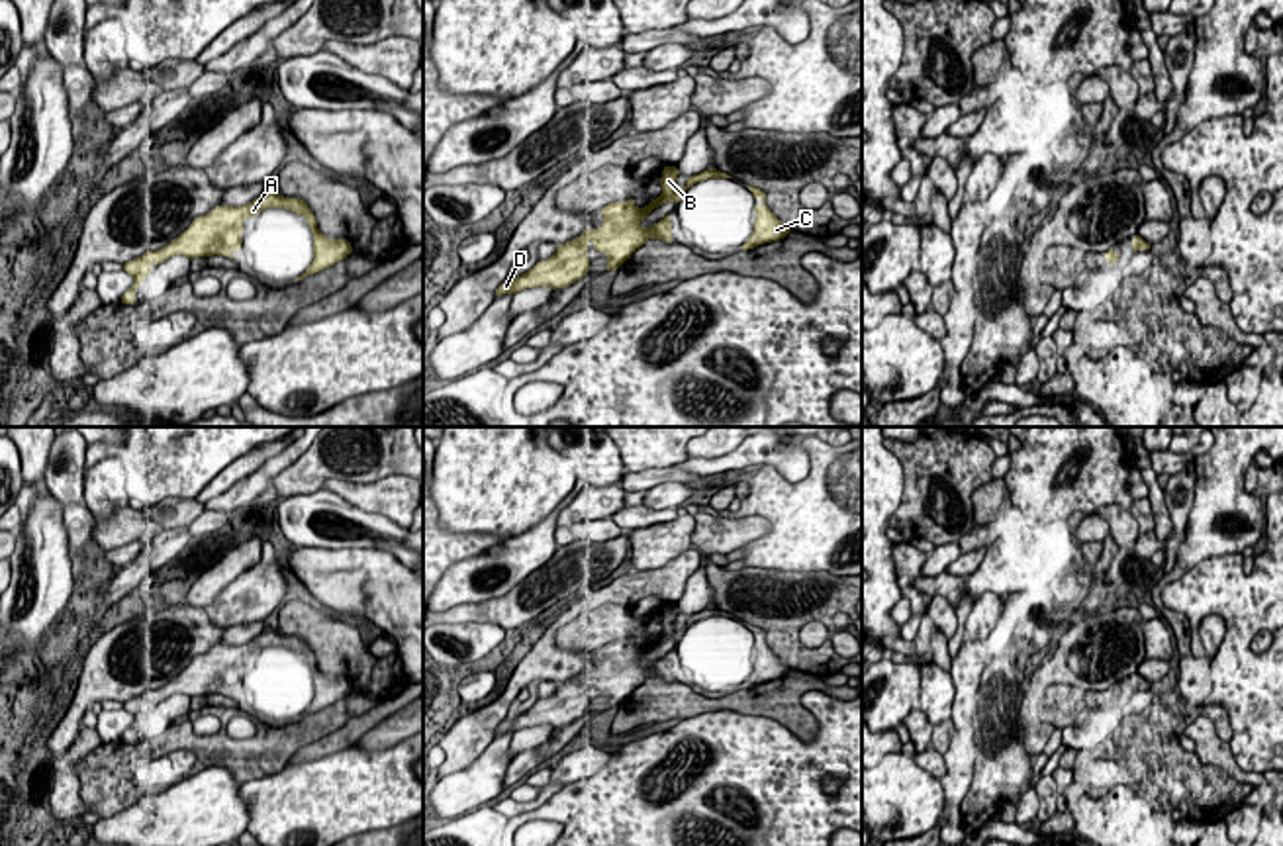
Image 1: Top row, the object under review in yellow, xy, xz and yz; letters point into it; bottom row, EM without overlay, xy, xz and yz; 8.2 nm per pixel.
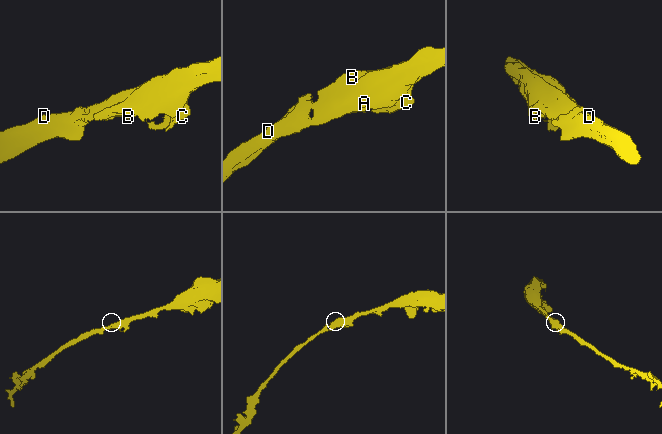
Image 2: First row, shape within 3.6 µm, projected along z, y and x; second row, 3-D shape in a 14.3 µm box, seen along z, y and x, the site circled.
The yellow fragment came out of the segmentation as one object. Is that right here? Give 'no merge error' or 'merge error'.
no merge error

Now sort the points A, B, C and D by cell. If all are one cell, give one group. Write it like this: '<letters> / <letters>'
A B C D

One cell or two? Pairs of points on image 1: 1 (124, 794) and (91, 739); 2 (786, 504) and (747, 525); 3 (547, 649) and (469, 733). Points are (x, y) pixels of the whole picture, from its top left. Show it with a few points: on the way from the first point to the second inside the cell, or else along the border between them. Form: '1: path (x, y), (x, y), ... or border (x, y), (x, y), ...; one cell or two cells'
1: border (102, 743), (75, 766), (79, 790); two cells
2: border (770, 521), (766, 533), (737, 549); two cells
3: path (529, 670), (490, 713); one cell

